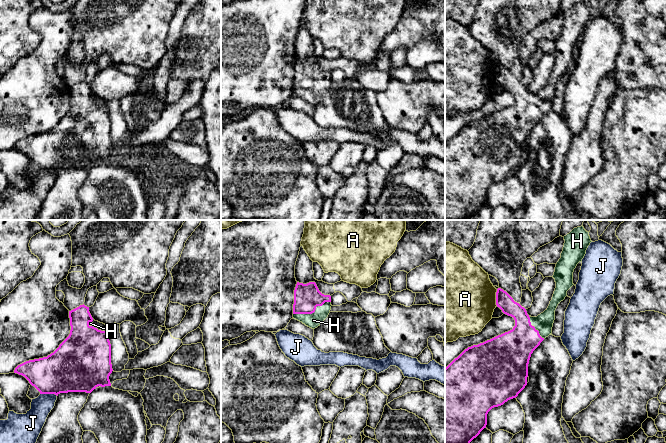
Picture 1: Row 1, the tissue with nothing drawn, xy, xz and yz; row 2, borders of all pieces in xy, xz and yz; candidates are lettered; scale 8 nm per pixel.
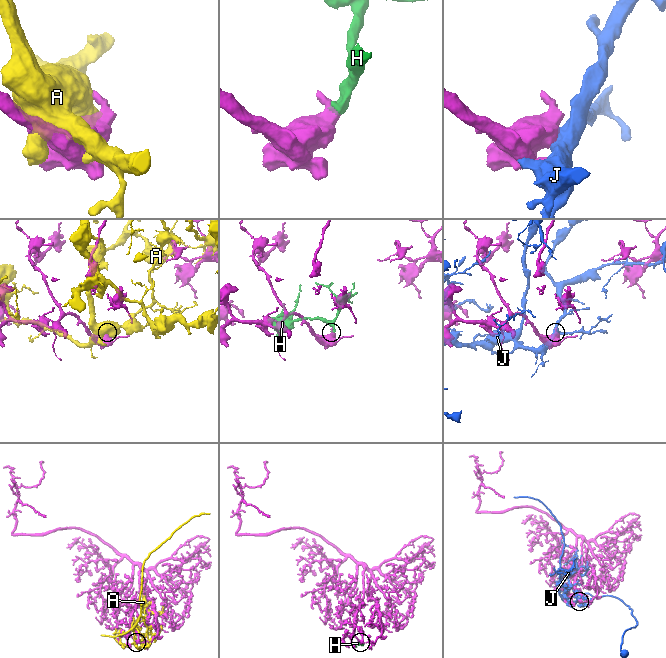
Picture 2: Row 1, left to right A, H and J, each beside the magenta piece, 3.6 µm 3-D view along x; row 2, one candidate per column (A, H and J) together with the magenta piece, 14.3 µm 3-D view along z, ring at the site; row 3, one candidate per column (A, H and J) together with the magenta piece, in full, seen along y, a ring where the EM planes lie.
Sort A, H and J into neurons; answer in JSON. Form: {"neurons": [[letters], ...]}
{"neurons": [["A"], ["H"], ["J"]]}

